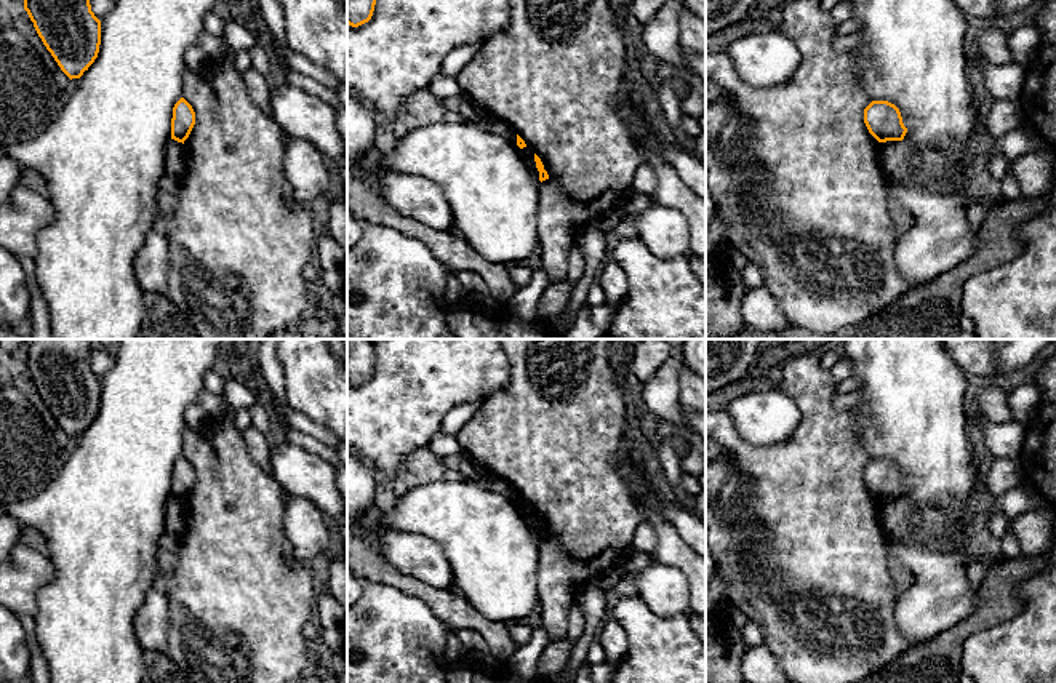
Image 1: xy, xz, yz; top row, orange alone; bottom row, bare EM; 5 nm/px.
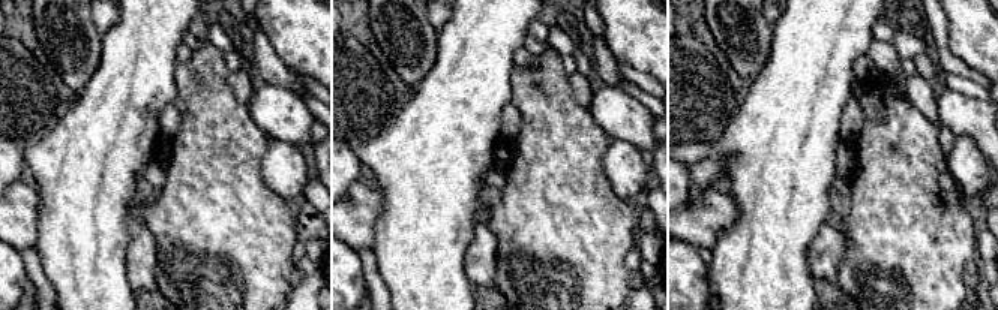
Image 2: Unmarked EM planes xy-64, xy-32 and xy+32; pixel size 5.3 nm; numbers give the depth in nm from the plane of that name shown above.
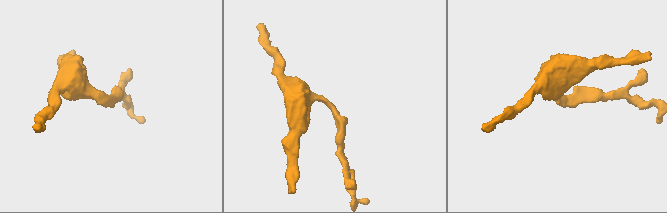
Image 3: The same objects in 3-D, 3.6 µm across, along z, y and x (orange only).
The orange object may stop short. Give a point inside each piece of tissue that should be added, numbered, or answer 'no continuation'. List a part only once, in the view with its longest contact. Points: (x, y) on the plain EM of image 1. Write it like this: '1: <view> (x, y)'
no continuation

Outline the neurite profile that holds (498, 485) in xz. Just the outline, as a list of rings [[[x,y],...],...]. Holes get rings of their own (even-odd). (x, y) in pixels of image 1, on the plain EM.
[[[493,477],[493,478],[478,480],[477,483],[483,489],[494,491],[494,493],[502,494],[504,497],[510,499],[512,502],[517,502],[517,491],[504,478]]]

